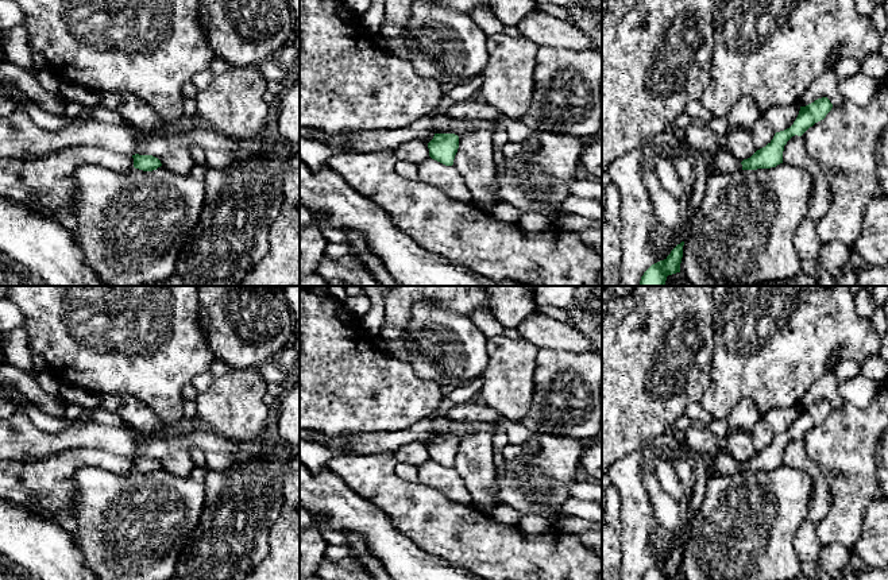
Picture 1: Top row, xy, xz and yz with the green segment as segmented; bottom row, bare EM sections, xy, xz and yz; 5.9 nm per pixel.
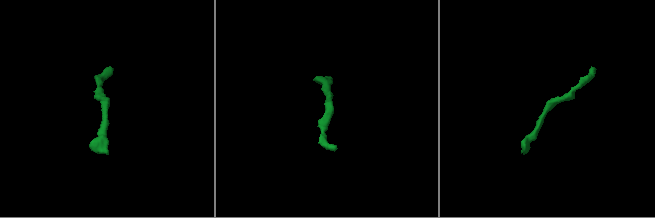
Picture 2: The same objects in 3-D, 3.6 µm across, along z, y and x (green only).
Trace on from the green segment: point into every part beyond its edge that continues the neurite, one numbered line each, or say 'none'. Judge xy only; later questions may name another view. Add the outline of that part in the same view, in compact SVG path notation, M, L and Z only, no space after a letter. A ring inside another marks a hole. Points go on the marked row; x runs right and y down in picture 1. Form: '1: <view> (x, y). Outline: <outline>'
none

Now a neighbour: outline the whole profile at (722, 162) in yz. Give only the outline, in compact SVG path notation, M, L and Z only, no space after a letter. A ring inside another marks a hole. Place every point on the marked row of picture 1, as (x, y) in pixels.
M721 151L713 156L711 166L718 173L738 173L742 170L741 162L730 152Z

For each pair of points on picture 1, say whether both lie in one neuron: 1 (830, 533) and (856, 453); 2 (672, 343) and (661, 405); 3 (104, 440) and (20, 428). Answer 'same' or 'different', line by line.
1: same
2: same
3: same

